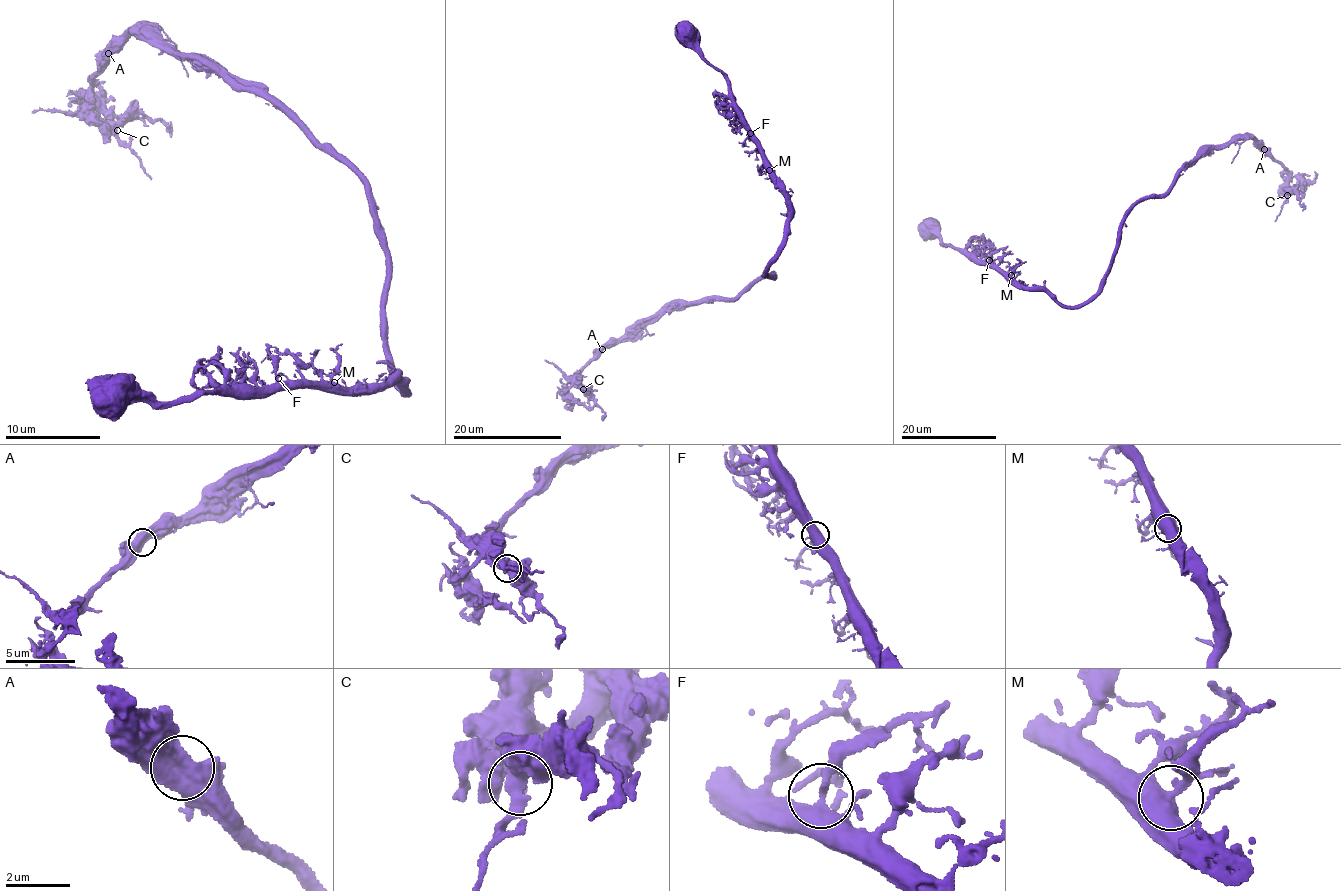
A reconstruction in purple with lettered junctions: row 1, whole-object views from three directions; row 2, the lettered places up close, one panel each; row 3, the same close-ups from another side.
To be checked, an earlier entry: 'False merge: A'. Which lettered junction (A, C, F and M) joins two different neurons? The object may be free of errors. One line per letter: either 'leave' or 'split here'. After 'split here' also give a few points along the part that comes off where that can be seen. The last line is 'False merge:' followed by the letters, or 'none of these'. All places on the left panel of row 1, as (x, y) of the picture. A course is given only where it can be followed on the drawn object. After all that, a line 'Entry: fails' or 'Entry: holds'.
A: split here; course (107, 54), (137, 30), (156, 35), (191, 57), (216, 63), (270, 95)
C: leave
F: leave
M: leave
False merge: A
Entry: holds

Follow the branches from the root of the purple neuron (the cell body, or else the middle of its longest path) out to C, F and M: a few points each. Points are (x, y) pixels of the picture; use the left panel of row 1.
C: (115, 395), (406, 389), (383, 343), (384, 235), (352, 167), (266, 93), (137, 30), (91, 80), (117, 130)
F: (115, 395), (145, 393), (160, 402), (177, 401), (220, 387), (242, 383), (254, 388), (272, 384), (278, 378)
M: (115, 395), (145, 393), (166, 402), (242, 383), (251, 389), (297, 379), (307, 383), (322, 379), (334, 382)

